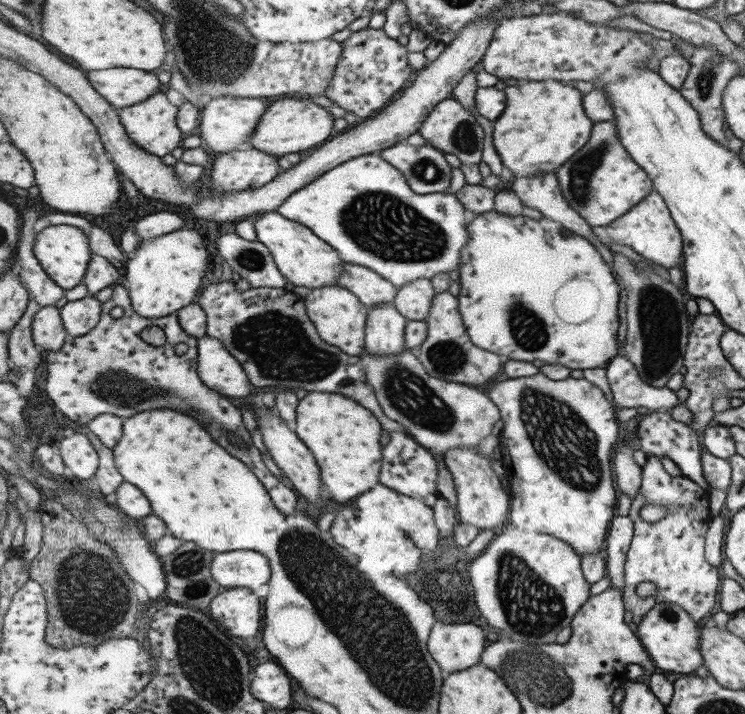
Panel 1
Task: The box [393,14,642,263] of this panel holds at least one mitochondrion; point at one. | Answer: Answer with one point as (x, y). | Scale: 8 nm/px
(580, 173)

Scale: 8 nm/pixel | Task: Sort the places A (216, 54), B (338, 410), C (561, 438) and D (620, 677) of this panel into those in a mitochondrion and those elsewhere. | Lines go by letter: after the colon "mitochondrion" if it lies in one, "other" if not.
A: mitochondrion
B: other
C: mitochondrion
D: other

